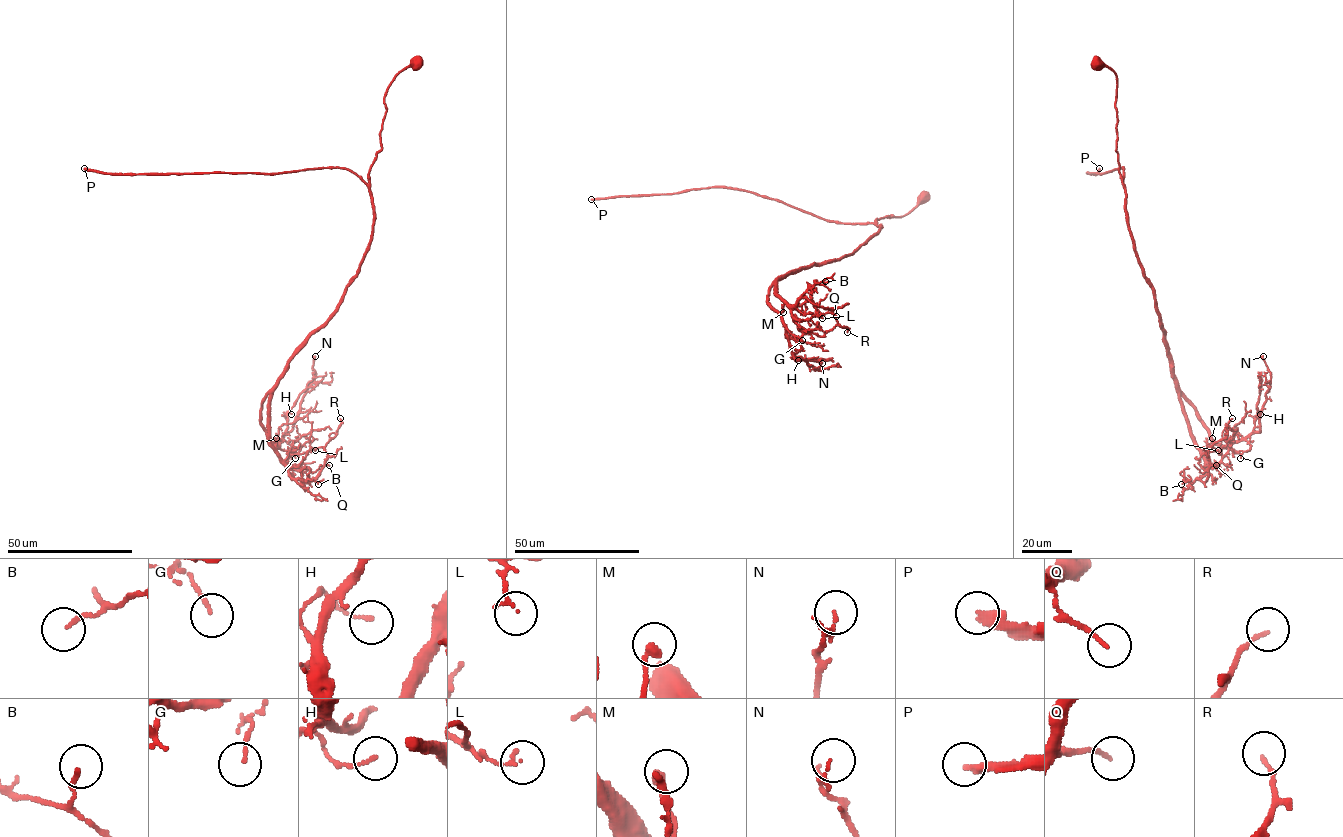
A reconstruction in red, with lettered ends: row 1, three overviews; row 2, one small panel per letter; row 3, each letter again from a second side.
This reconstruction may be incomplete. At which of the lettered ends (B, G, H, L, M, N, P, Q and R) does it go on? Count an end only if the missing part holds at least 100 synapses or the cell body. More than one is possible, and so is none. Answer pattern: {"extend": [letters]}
{"extend": ["P"]}

